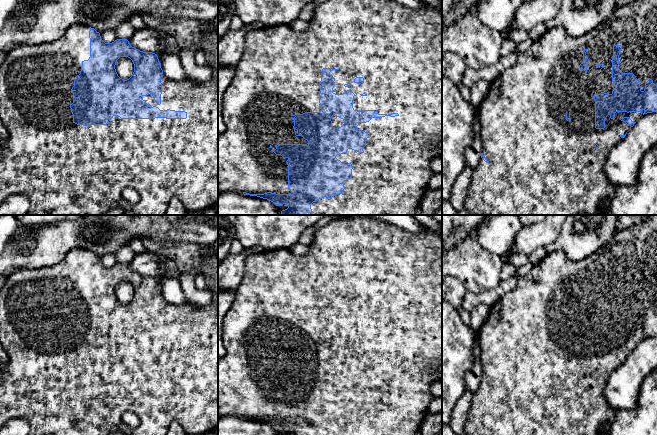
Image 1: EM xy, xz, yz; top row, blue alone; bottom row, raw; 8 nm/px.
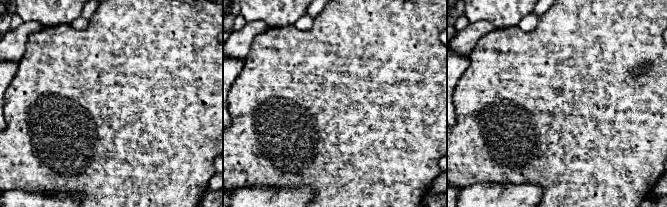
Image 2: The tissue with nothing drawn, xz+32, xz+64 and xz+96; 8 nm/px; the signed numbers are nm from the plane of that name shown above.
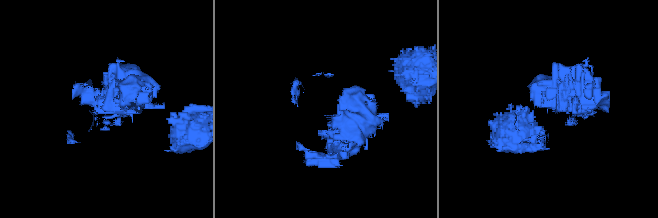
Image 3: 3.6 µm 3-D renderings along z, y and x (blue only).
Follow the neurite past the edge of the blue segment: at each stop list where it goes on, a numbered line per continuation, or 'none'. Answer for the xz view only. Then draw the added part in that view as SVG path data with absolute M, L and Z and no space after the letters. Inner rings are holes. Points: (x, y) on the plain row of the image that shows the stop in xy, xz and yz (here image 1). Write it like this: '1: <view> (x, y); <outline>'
1: xz (397, 274); M344 215L332 220L324 227L315 232L314 238L309 245L309 251L304 256L293 254L290 249L276 251L264 251L250 254L246 257L244 276L235 290L235 299L223 320L222 340L226 353L218 358L218 418L223 416L238 416L249 418L264 418L267 416L276 418L289 418L288 412L288 382L276 379L273 375L277 368L307 368L308 365L302 360L296 360L294 355L295 338L305 336L320 336L319 307L323 292L332 292L330 296L334 305L333 317L343 318L351 314L355 320L353 324L354 334L374 334L375 337L385 338L382 342L372 342L369 346L360 347L359 354L369 356L363 377L348 373L346 377L337 379L341 386L351 387L353 390L352 401L344 405L344 415L332 422L322 422L311 428L312 435L418 435L424 418L428 415L428 407L433 394L430 391L432 383L442 379L442 233L432 231L423 226L422 233L412 233L395 225L388 224L364 215Z

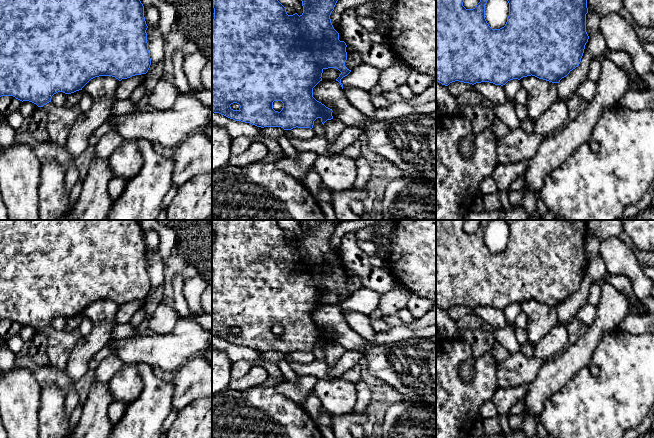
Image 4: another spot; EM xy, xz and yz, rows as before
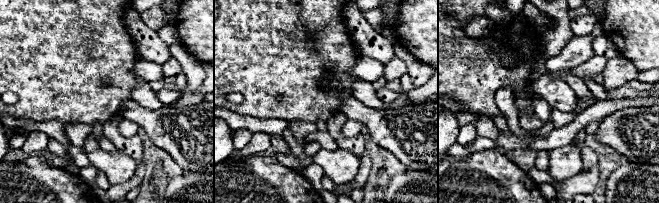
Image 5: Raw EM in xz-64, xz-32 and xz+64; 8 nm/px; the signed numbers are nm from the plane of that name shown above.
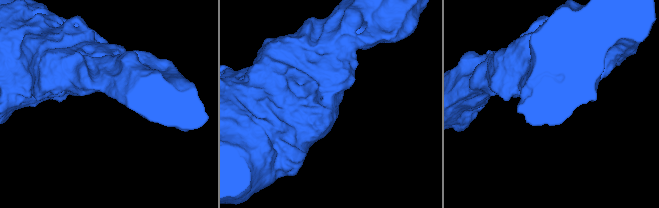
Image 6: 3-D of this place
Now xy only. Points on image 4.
none

